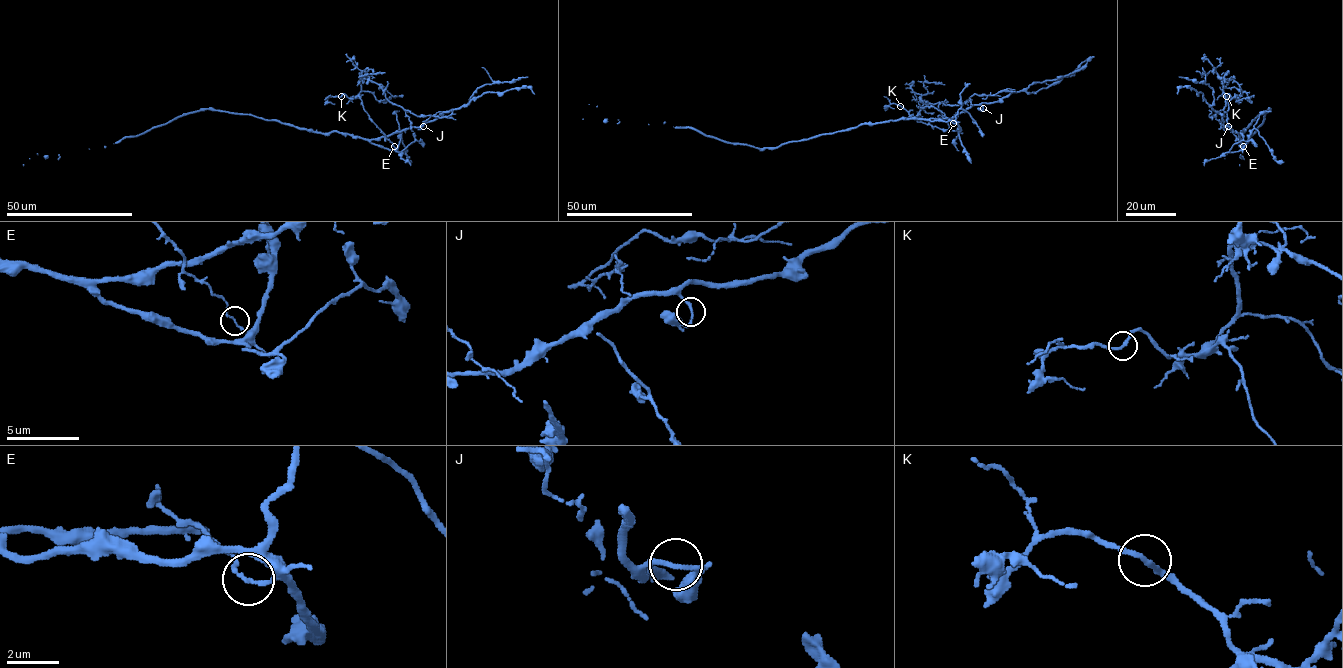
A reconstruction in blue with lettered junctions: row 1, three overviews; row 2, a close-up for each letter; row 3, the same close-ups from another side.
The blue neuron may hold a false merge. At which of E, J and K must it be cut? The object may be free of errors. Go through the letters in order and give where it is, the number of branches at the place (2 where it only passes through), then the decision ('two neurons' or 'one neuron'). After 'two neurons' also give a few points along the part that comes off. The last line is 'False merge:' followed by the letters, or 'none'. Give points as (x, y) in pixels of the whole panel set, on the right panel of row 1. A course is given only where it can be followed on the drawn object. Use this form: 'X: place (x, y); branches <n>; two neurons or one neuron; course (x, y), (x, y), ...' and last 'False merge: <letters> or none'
E: place (1243, 146); branches 2; one neuron
J: place (1228, 126); branches 2; one neuron
K: place (1226, 96); branches 2; one neuron
False merge: none

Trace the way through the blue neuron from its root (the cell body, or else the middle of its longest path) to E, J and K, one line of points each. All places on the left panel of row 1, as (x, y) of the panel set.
E: (306, 129), (322, 133), (338, 131), (367, 138), (390, 149), (395, 150), (394, 146)
J: (306, 129), (379, 139), (423, 126)
K: (306, 129), (322, 133), (338, 131), (396, 149), (369, 118), (358, 96), (348, 98), (344, 94), (341, 96)

